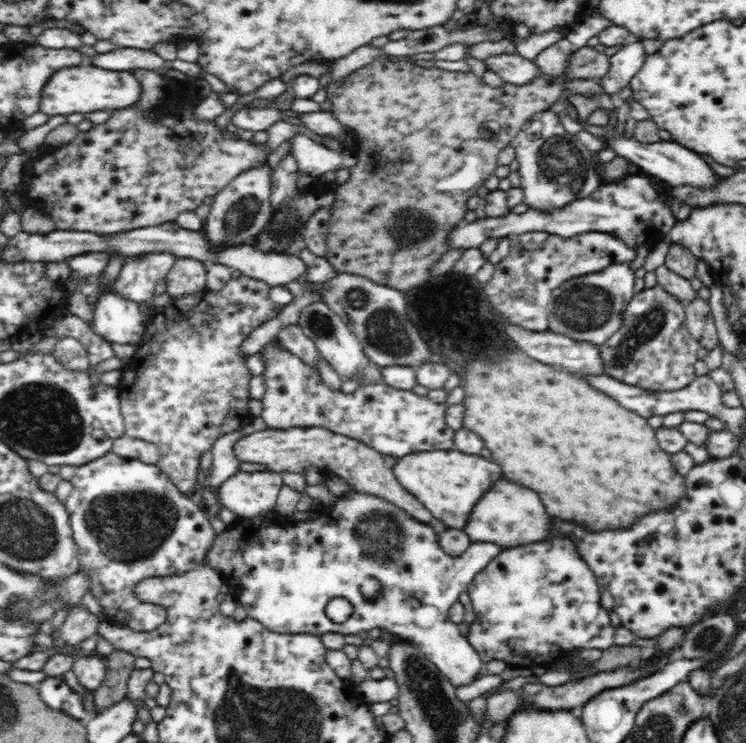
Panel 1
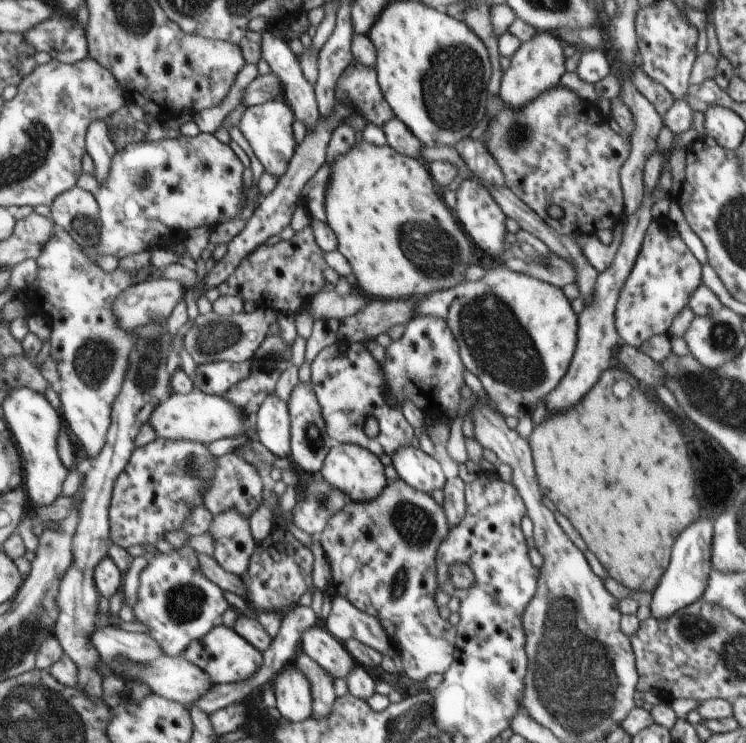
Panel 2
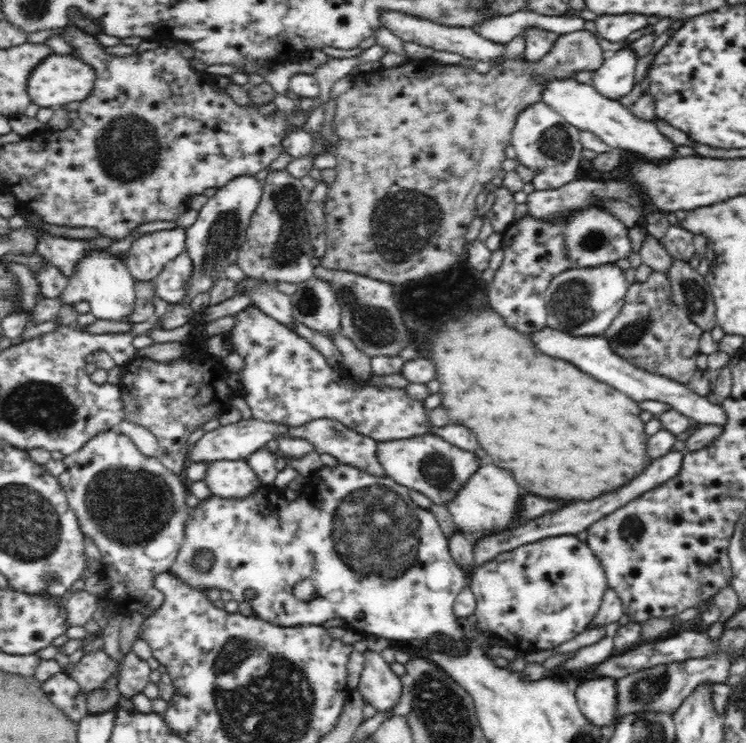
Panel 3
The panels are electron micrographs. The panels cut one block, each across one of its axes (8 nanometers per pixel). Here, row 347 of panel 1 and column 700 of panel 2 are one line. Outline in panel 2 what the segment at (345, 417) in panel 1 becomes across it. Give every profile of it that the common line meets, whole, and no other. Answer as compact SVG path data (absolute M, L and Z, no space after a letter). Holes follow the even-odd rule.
M667 216L662 220L653 219L648 225L632 272L628 275L628 280L624 282L616 303L615 326L620 341L639 349L643 342L650 340L656 334L668 335L672 321L688 306L688 300L701 284L702 264L680 238L674 223Z

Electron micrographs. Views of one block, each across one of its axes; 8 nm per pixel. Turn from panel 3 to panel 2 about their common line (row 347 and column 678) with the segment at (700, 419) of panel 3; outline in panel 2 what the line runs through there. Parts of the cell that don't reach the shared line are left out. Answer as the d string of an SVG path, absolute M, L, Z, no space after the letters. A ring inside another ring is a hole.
M700 518L688 530L676 538L672 546L672 558L670 566L664 571L664 576L660 580L658 588L652 593L652 602L650 602L651 616L656 620L668 620L672 618L682 608L694 604L704 596L704 590L708 586L708 576L710 576L713 524L710 518Z

